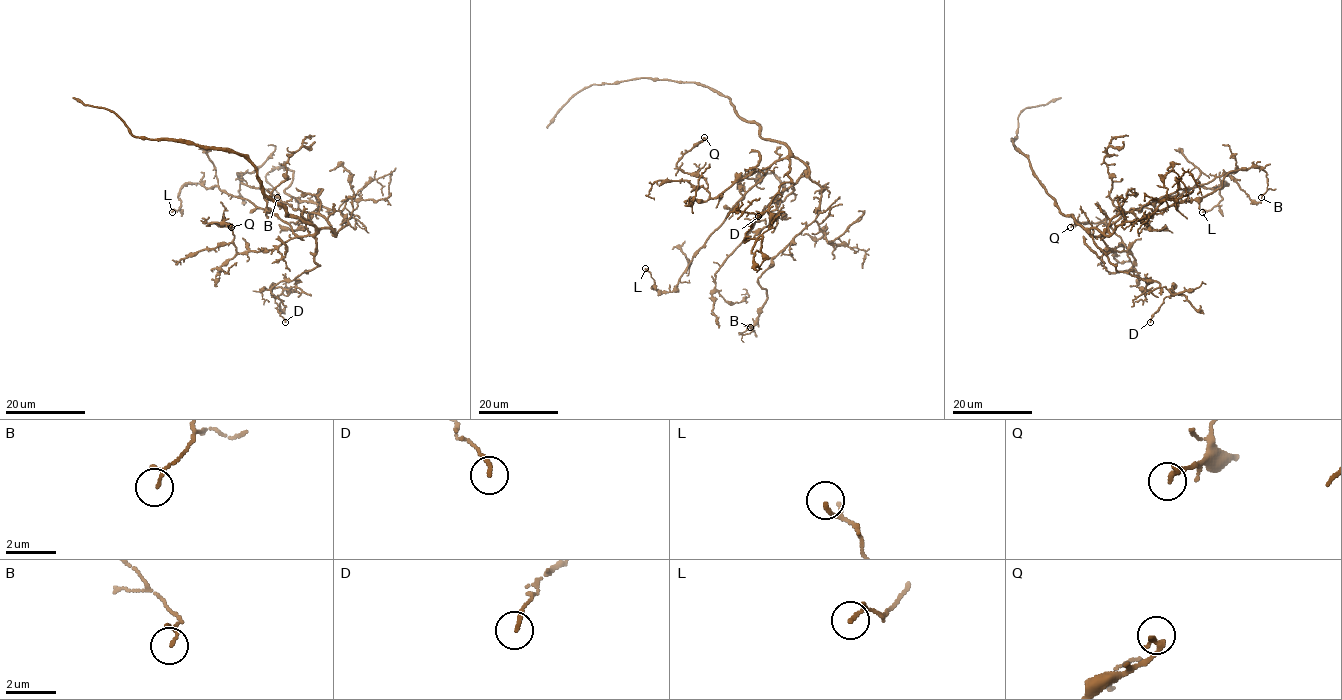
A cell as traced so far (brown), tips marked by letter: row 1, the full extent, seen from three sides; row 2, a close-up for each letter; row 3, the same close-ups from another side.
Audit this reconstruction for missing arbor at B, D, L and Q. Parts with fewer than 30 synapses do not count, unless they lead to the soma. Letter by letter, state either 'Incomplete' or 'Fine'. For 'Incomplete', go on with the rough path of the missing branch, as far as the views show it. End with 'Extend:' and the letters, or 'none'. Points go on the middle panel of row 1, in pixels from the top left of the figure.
B: Fine
D: Fine
L: Fine
Q: Fine
Extend: none

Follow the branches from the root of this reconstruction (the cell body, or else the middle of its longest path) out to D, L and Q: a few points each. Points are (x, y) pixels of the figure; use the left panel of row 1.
D: (297, 219), (315, 228), (317, 265), (295, 279), (295, 288), (272, 290), (285, 322)
L: (297, 219), (315, 233), (297, 236), (271, 212), (199, 183), (181, 188), (181, 206), (172, 212)
Q: (297, 219), (311, 224), (315, 233), (272, 250), (237, 252), (228, 227), (203, 223), (231, 227)

